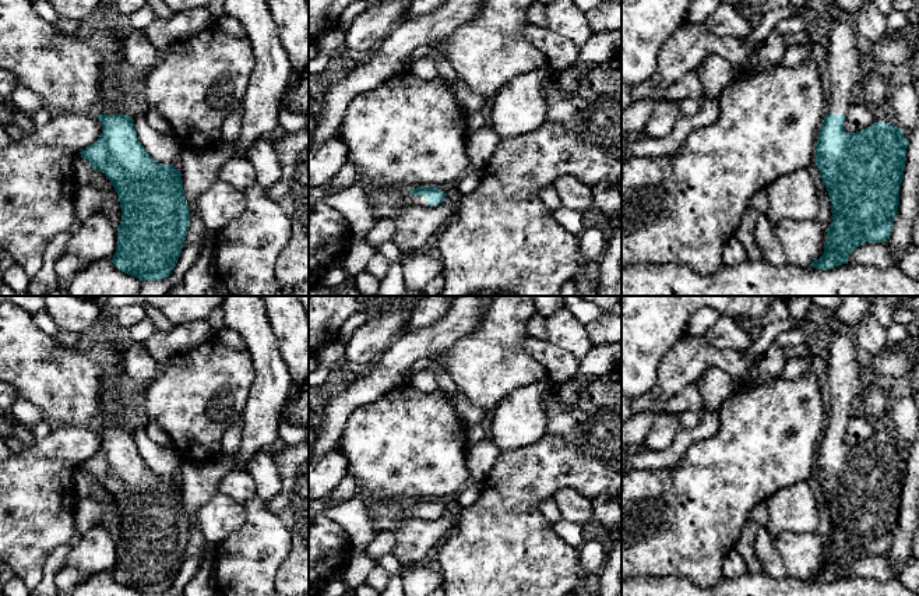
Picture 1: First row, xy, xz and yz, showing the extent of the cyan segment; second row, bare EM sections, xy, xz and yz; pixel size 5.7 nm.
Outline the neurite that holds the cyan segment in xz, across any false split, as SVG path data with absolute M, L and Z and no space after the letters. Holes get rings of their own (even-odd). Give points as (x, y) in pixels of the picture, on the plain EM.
M418 500L411 502L409 507L411 515L420 519L436 519L441 516L447 508L437 500Z

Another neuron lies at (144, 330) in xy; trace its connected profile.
M148 318L141 320L138 324L128 329L130 338L140 343L145 343L155 332L156 329Z

